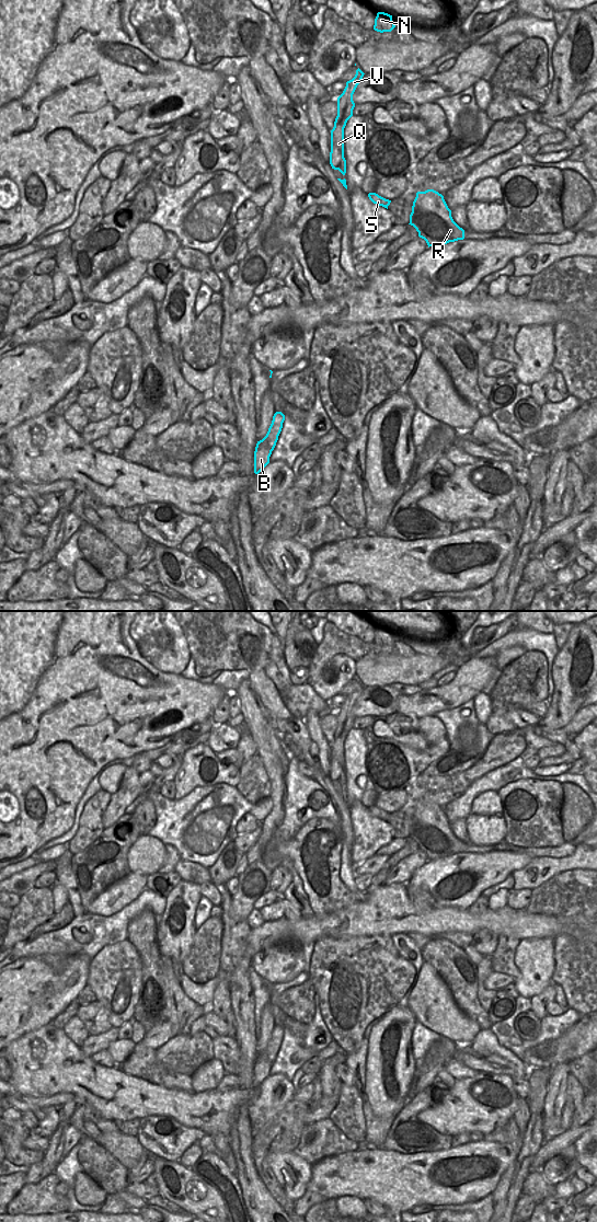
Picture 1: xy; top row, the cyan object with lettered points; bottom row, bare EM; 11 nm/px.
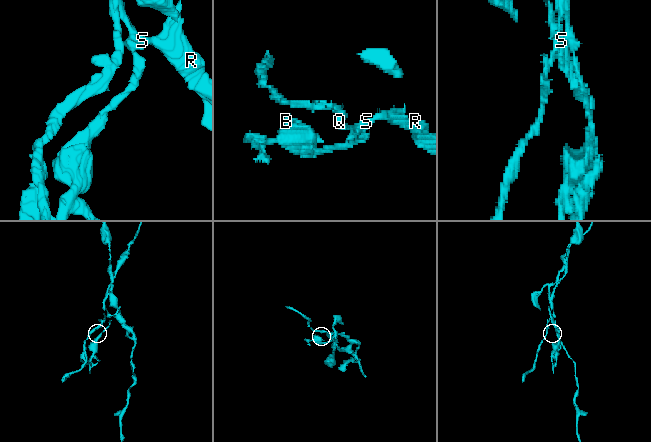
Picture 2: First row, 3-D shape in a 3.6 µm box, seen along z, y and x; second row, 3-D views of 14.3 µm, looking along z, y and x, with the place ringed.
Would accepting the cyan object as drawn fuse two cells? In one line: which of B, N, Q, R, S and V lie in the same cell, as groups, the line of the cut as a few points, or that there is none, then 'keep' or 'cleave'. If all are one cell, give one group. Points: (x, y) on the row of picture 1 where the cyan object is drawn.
B N Q S V / R; cut in xy along (385, 199), (388, 205); cleave

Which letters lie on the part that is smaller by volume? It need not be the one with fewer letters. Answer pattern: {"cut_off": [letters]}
{"cut_off": ["R"]}

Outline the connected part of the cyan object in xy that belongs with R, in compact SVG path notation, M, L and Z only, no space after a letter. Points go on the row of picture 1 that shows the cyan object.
M434 189L416 193L409 224L416 229L418 237L426 241L428 247L464 239L464 230L454 221L451 210L448 208L444 196Z

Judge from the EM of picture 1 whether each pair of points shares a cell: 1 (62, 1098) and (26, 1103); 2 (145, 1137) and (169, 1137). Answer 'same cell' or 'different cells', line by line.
1: same cell
2: same cell

